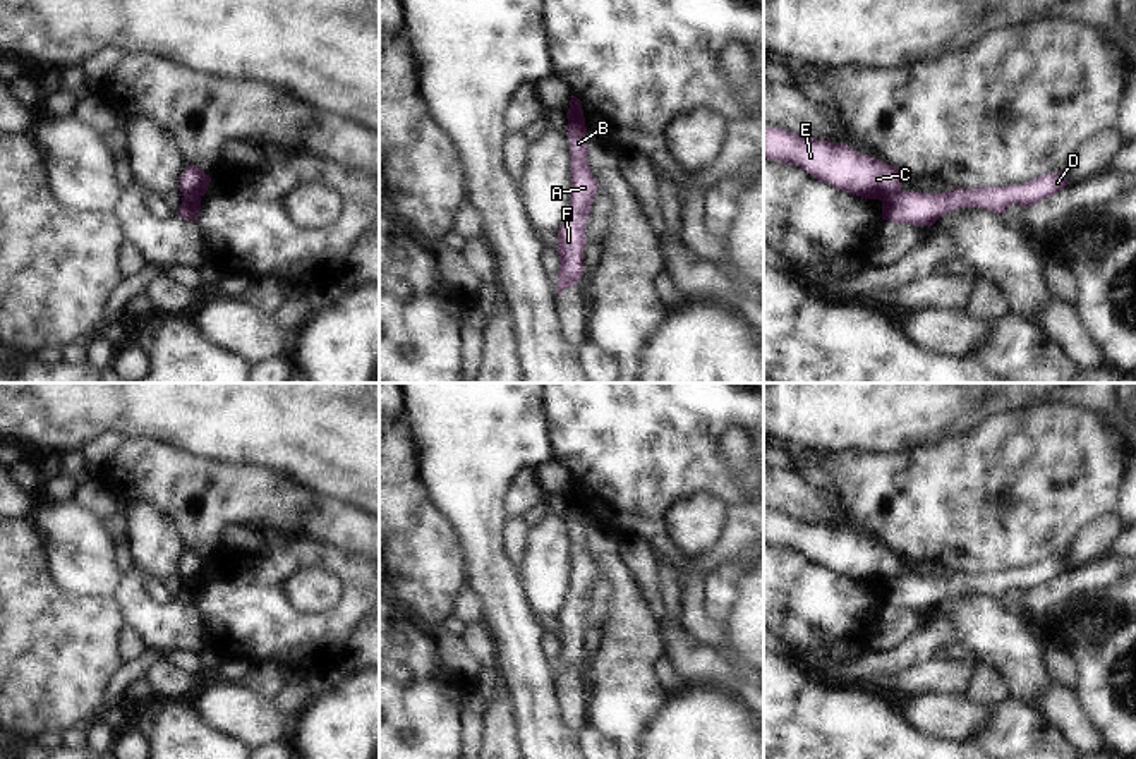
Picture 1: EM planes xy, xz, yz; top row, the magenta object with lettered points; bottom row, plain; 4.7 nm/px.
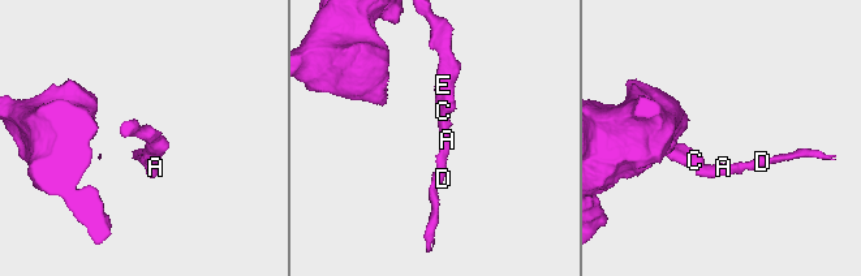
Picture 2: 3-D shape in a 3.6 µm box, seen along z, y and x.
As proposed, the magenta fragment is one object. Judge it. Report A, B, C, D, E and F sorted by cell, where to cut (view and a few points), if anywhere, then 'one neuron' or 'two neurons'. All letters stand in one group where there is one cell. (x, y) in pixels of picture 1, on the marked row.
groups A B D F / C E; cut yz (901, 191), (882, 201); two neurons

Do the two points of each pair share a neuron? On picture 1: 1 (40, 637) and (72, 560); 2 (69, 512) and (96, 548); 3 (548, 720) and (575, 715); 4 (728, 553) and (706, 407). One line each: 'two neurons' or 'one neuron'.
1: two neurons
2: one neuron
3: two neurons
4: one neuron

